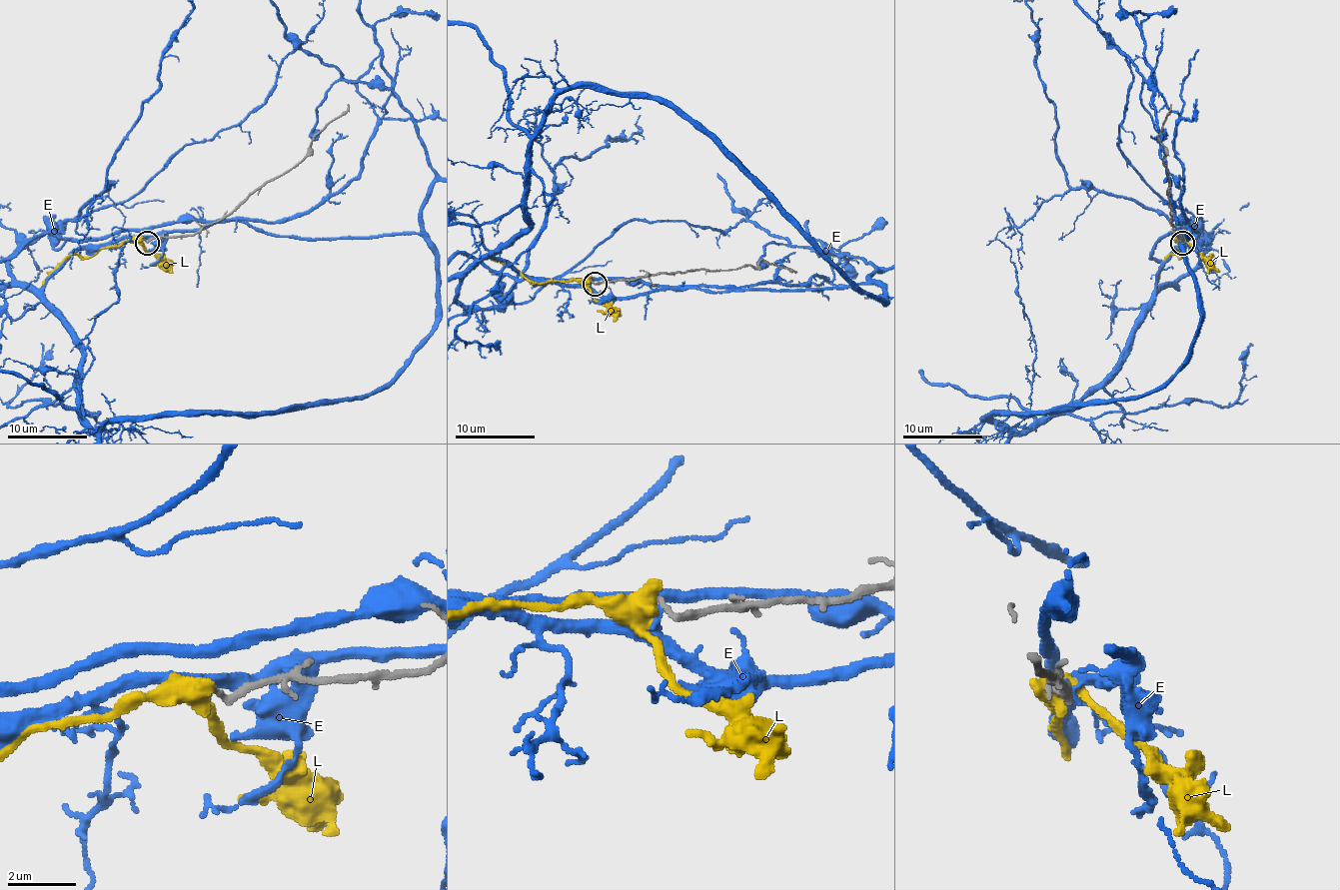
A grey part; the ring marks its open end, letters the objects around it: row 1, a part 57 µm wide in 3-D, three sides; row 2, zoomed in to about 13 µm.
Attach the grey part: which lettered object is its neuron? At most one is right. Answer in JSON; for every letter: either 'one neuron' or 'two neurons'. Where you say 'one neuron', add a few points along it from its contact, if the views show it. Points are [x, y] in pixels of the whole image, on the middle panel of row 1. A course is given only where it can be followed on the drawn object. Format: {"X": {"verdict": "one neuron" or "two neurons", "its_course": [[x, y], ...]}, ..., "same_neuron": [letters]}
{"E": {"verdict": "two neurons"}, "L": {"verdict": "two neurons"}, "same_neuron": []}

